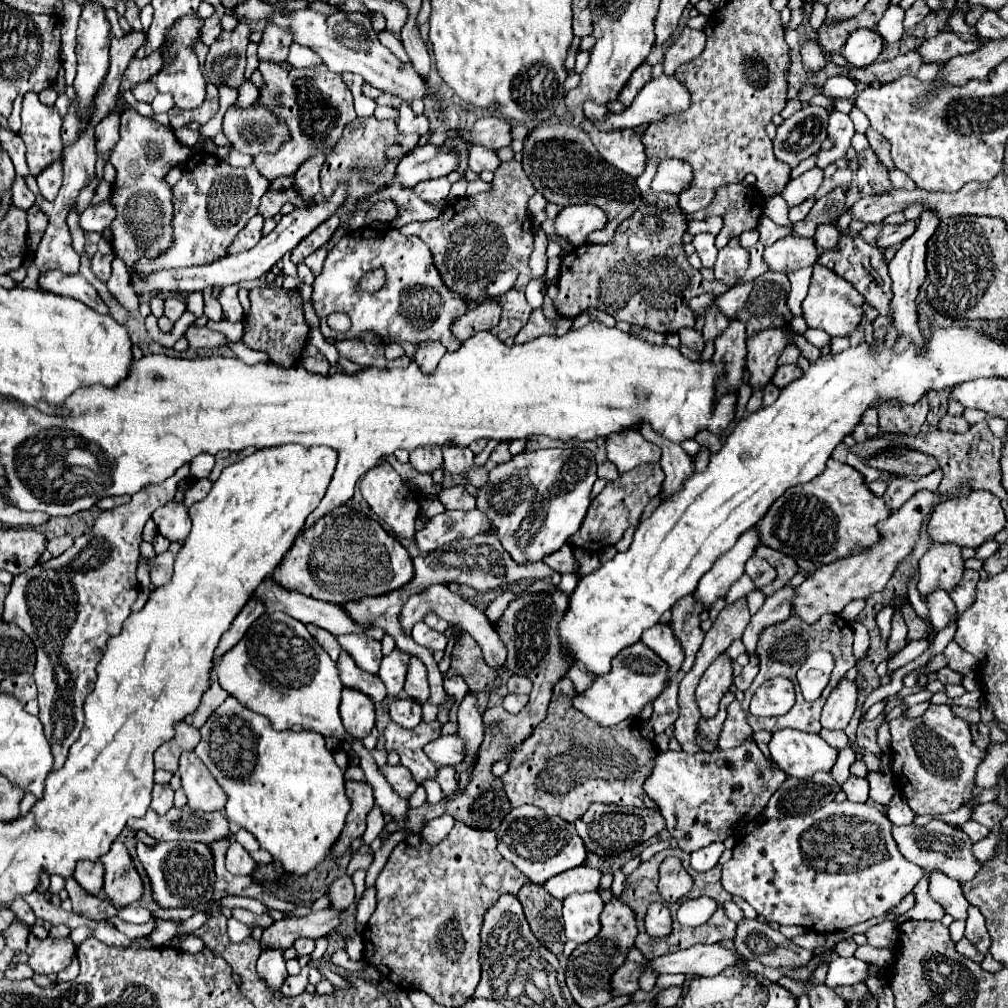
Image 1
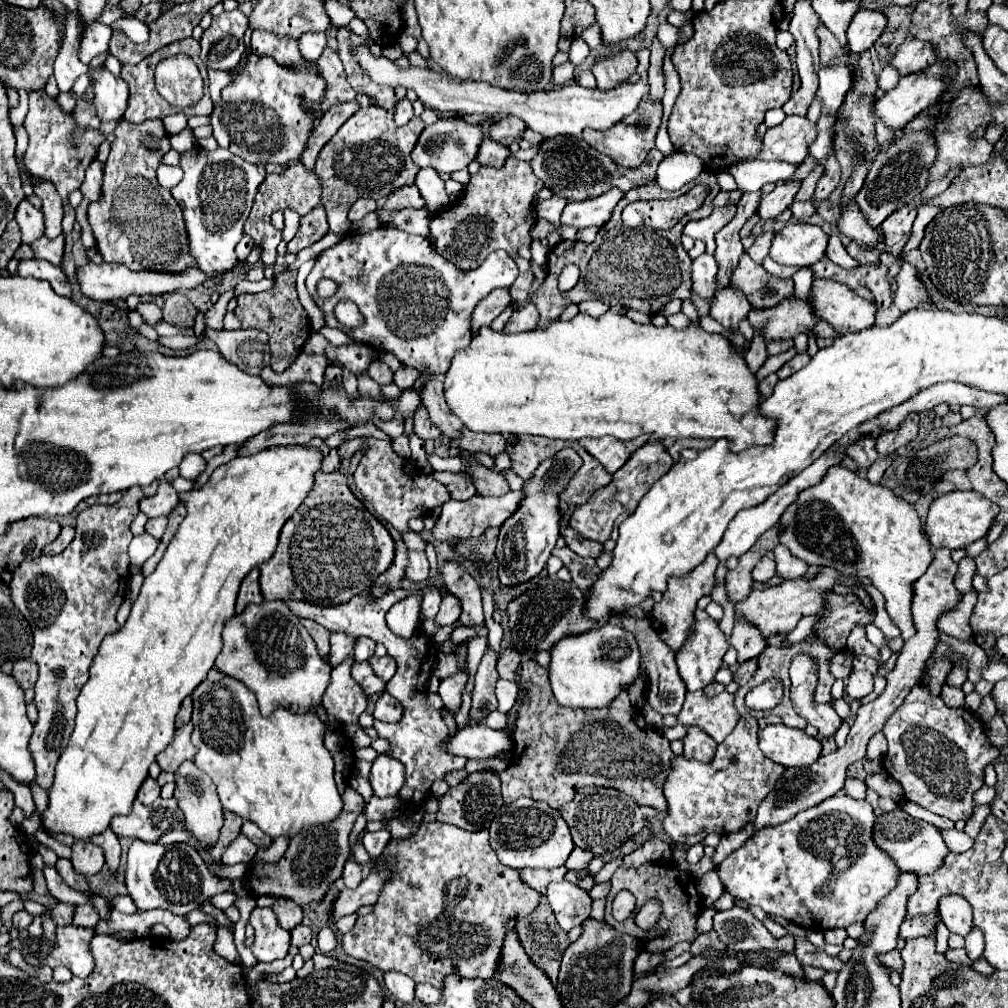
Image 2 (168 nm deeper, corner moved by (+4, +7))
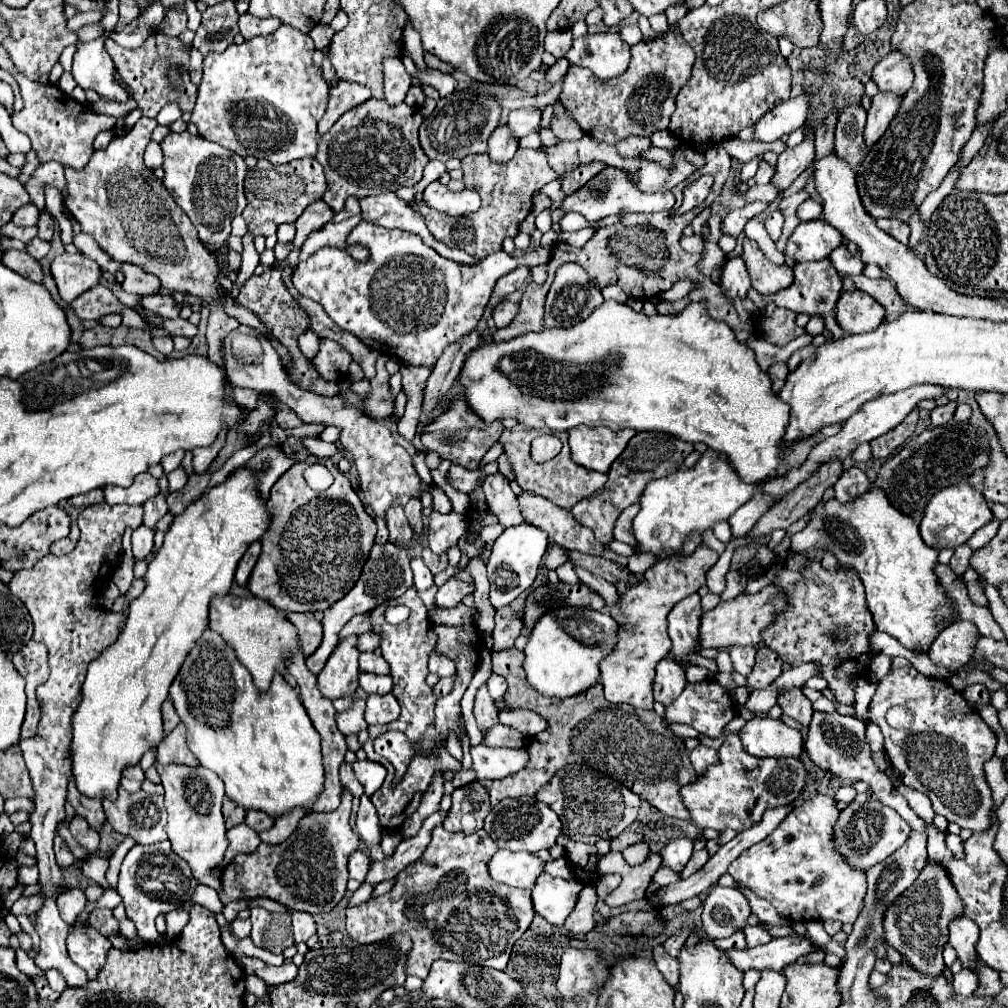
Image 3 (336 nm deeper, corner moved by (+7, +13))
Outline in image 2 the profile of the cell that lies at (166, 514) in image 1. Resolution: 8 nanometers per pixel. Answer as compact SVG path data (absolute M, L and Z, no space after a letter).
M164 478L160 482L160 488L154 496L144 498L140 502L140 510L148 516L148 518L158 518L158 516L170 516L172 510L180 504L178 492L172 488L172 484L168 484Z

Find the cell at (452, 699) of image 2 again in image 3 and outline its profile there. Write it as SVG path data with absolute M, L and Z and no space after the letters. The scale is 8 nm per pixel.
M437 650L429 652L429 672L437 674L437 676L453 676L455 674L455 662L443 654L439 654Z

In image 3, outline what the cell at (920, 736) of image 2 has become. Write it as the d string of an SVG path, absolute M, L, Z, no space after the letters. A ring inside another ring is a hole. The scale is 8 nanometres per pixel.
M905 664L879 680L869 704L869 722L881 728L885 750L893 768L901 772L903 784L929 796L935 814L973 832L983 832L993 824L993 798L983 764L995 754L997 736L965 702L961 692L945 680L927 678ZM889 710L899 710L893 724L887 722Z

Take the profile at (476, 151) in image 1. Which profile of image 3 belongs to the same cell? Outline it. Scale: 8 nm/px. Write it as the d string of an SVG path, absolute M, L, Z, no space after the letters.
M507 124L499 126L493 136L489 138L489 156L495 162L509 162L519 148L519 138L511 134L511 128Z

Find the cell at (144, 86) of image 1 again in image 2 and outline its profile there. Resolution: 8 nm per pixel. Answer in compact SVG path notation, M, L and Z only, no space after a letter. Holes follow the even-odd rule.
M192 36L186 38L186 40L180 40L180 42L174 42L174 44L170 44L170 46L164 46L162 50L158 50L158 52L154 52L152 56L144 58L144 60L142 60L140 64L136 64L136 66L130 66L130 64L122 66L122 80L126 80L126 84L128 84L128 88L130 88L130 102L128 102L128 108L126 108L126 112L124 112L124 118L130 120L130 122L144 122L144 120L148 120L148 118L164 118L164 116L168 116L168 114L178 114L178 112L184 112L186 116L210 116L210 112L212 112L212 108L214 108L208 90L207 68L204 66L204 62L200 60L200 44L198 44L198 40L194 40ZM178 52L184 52L184 54L188 54L188 56L194 60L204 82L204 98L202 98L196 106L184 108L184 110L166 104L166 100L162 100L162 96L158 94L158 90L154 88L154 68L156 68L156 64L158 64L160 60L172 56L172 54L178 54Z

